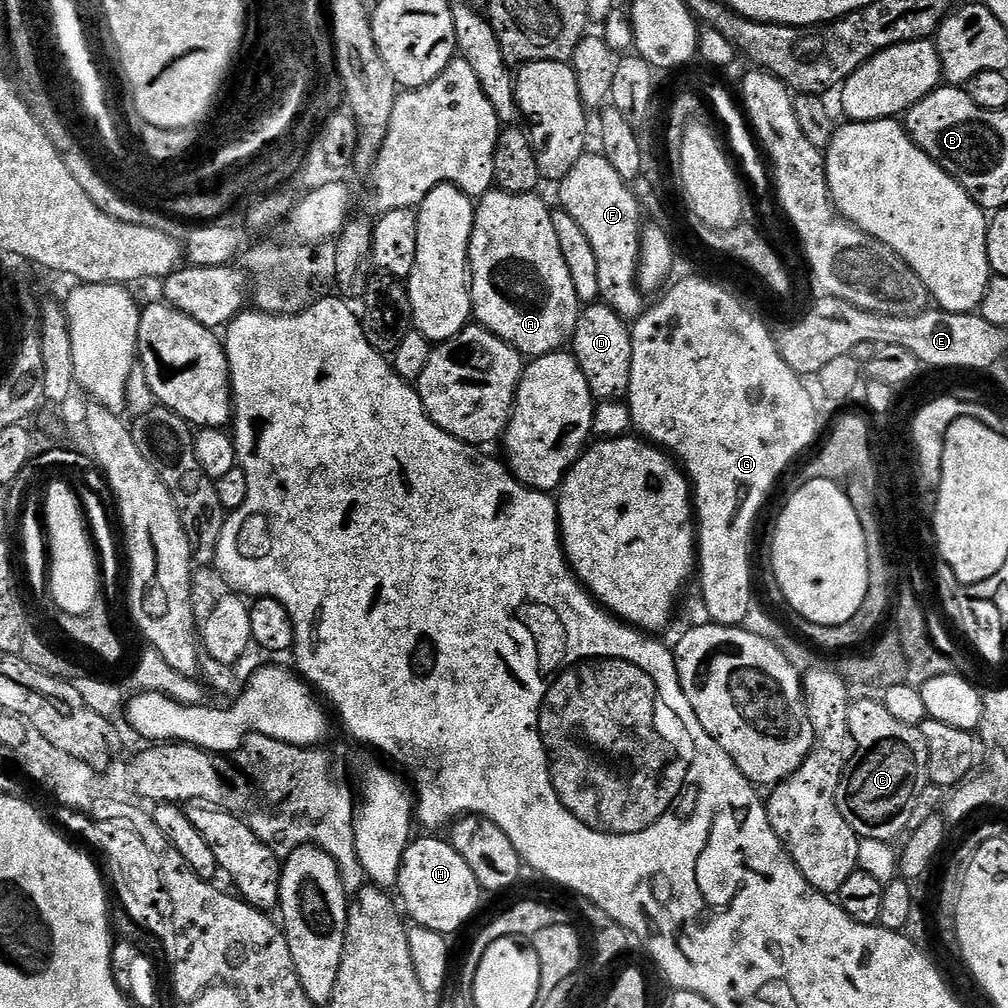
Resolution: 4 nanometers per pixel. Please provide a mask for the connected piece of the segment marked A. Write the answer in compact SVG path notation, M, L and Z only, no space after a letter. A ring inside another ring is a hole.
M493 190L479 197L474 230L468 247L468 262L472 315L481 328L490 330L495 336L514 346L525 358L559 352L571 341L582 305L578 294L574 294L574 281L570 278L566 258L562 258L562 246L558 246L552 208L544 205L540 194L510 194Z

